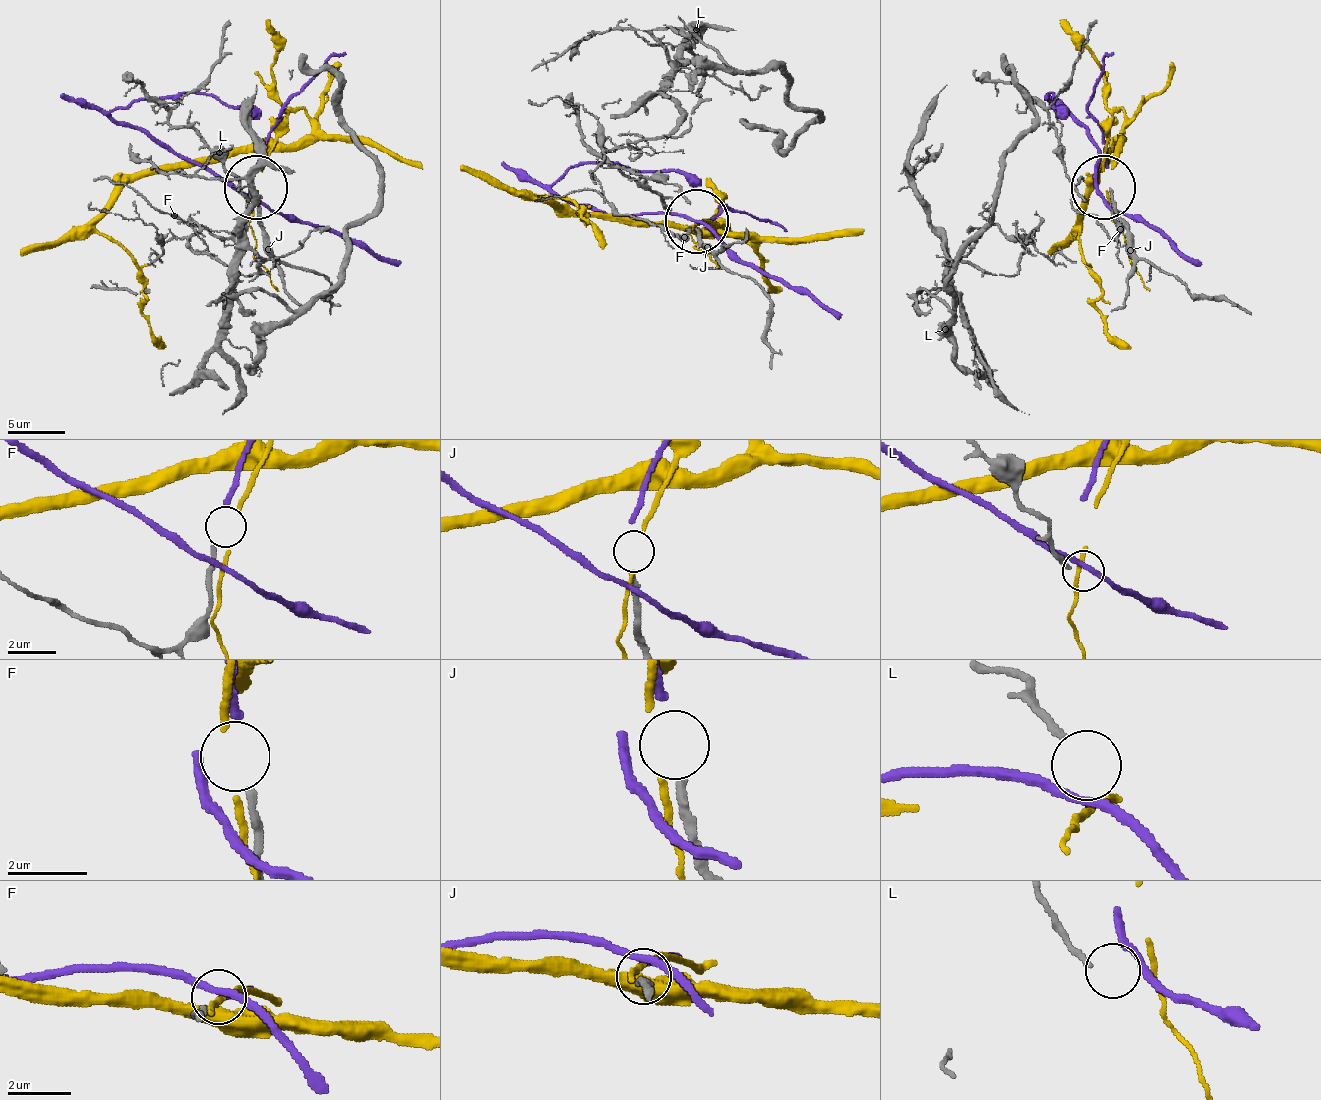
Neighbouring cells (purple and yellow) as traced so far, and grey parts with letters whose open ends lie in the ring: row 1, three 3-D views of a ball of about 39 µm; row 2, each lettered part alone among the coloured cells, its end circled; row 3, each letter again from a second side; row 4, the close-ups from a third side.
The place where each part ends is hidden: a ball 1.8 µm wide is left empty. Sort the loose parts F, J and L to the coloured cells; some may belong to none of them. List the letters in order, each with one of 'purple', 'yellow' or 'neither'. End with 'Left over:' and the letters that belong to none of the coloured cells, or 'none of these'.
F: purple
J: neither
L: neither
Left over: J, L

